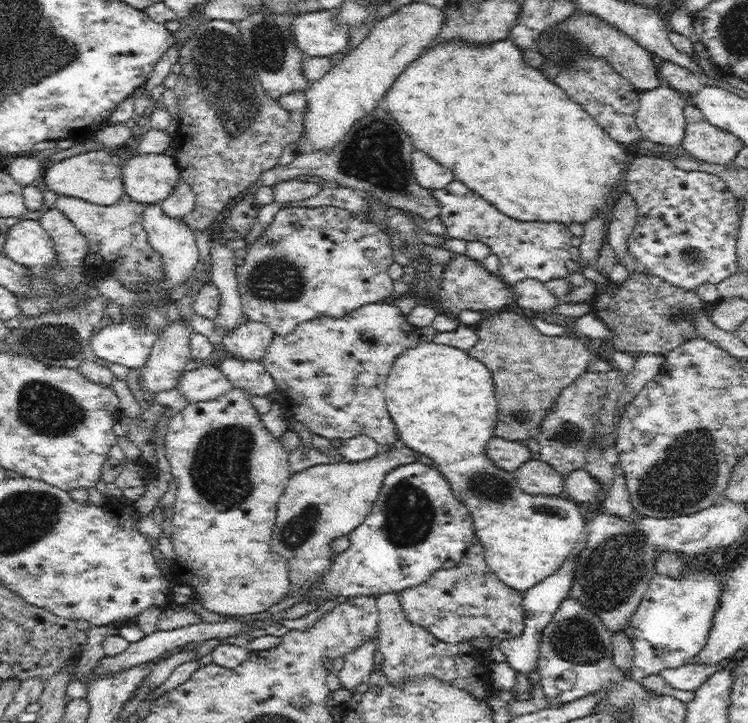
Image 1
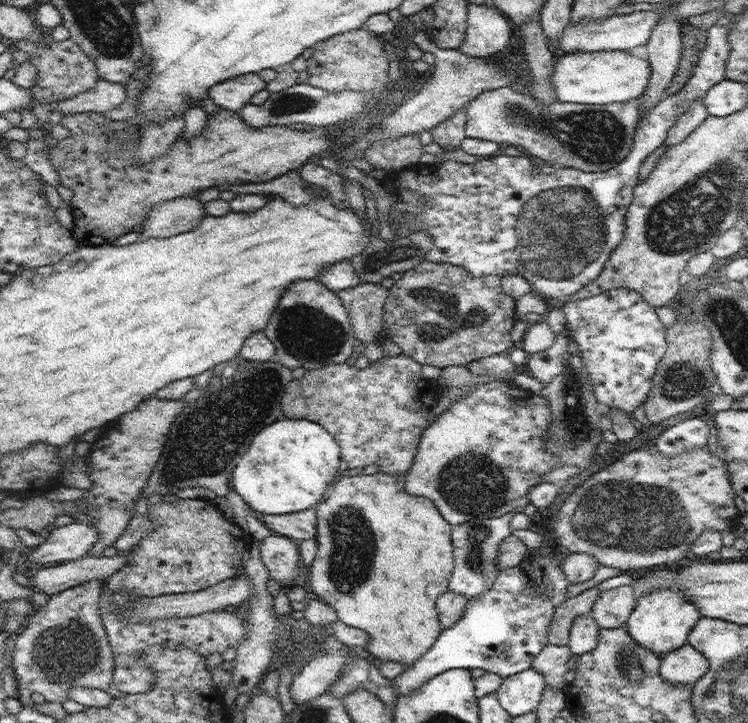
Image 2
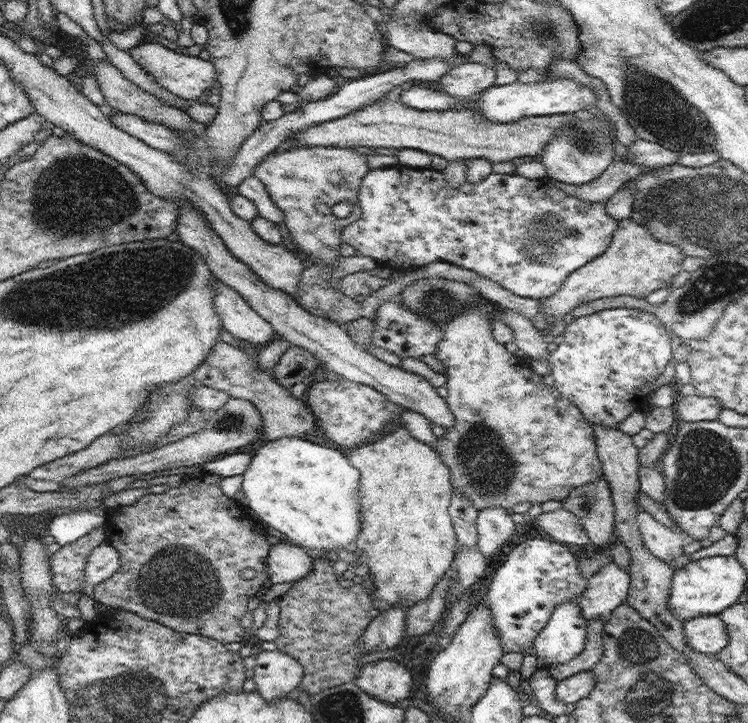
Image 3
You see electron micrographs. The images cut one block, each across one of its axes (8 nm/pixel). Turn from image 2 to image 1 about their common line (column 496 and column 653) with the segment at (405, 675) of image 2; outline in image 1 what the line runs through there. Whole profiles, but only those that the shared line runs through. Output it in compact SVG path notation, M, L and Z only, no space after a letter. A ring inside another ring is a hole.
M686 562L684 574L677 579L668 575L654 575L643 594L637 611L631 616L635 650L630 670L625 678L640 681L644 676L659 674L665 668L680 668L694 663L698 652L706 646L712 629L712 618L720 606L722 583L711 568L699 568Z

